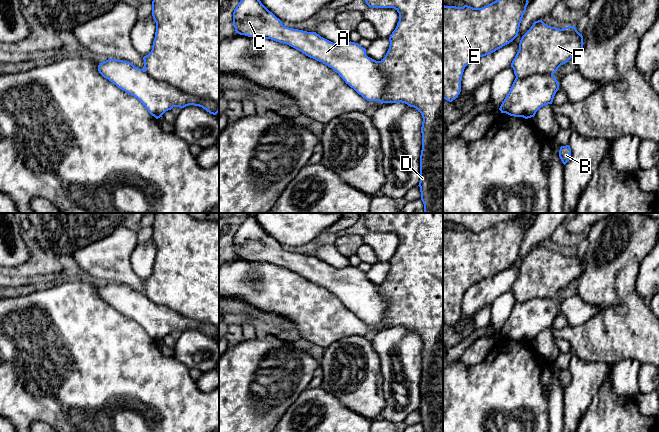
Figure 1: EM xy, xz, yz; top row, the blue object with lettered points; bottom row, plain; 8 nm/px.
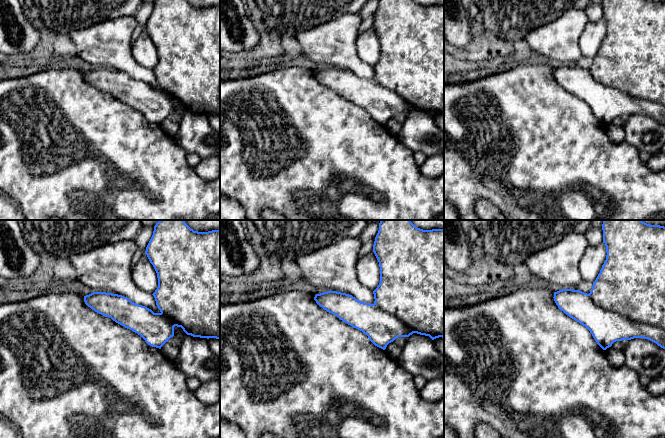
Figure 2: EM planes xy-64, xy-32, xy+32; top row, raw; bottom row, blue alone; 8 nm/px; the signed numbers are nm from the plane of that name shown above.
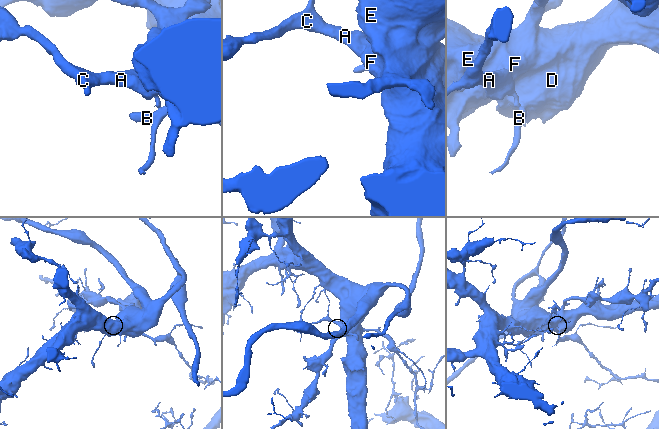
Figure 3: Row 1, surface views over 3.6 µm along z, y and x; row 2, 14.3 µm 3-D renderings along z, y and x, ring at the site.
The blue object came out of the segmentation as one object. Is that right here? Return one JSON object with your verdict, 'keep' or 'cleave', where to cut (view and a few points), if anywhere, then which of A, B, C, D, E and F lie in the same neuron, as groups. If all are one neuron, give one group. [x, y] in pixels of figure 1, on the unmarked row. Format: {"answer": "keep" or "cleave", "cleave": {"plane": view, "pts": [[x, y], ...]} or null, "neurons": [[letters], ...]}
{"answer": "cleave", "cleave": {"plane": "xy", "pts": [[145, 293], [153, 301], [181, 315], [218, 327]]}, "neurons": [["A", "C"], ["B", "D", "E", "F"]]}

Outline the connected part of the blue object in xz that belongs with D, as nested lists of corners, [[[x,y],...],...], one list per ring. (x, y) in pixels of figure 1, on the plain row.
[[[365,213],[364,224],[369,231],[394,232],[399,237],[399,245],[389,261],[390,269],[385,281],[380,285],[379,294],[388,304],[385,311],[385,327],[405,327],[416,332],[422,339],[423,346],[422,374],[420,379],[420,416],[424,432],[443,432],[443,213]]]

